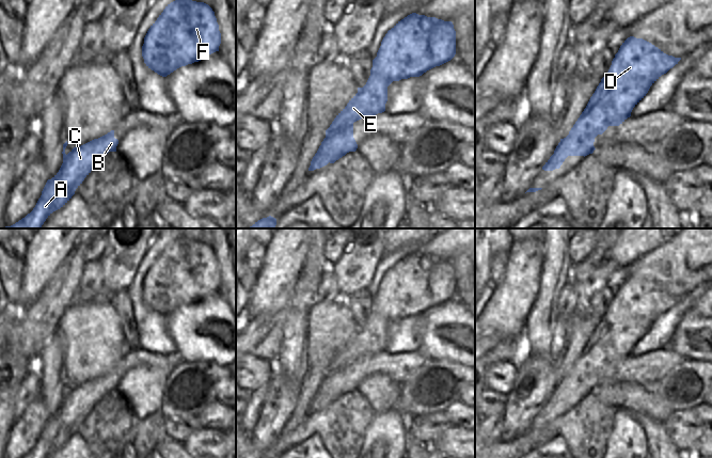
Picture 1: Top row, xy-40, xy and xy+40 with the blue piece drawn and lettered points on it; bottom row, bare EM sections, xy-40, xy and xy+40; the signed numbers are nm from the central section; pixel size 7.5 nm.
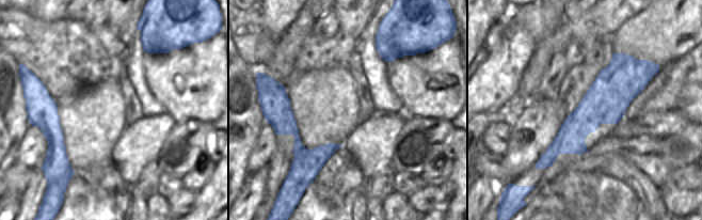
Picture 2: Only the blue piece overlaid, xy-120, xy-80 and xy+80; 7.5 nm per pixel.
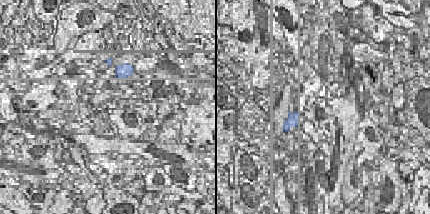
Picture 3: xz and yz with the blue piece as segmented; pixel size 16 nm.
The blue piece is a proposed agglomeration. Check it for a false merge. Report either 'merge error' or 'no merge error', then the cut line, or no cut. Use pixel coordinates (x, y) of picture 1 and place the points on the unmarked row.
merge error; cut in xy along (352, 362), (334, 375), (328, 374), (321, 383)

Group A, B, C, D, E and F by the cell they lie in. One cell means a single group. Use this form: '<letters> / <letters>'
A B C / D E F

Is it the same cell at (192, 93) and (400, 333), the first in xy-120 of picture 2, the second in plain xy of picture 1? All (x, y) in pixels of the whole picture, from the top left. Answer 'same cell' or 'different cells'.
different cells

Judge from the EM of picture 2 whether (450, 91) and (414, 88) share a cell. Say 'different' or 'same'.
same

